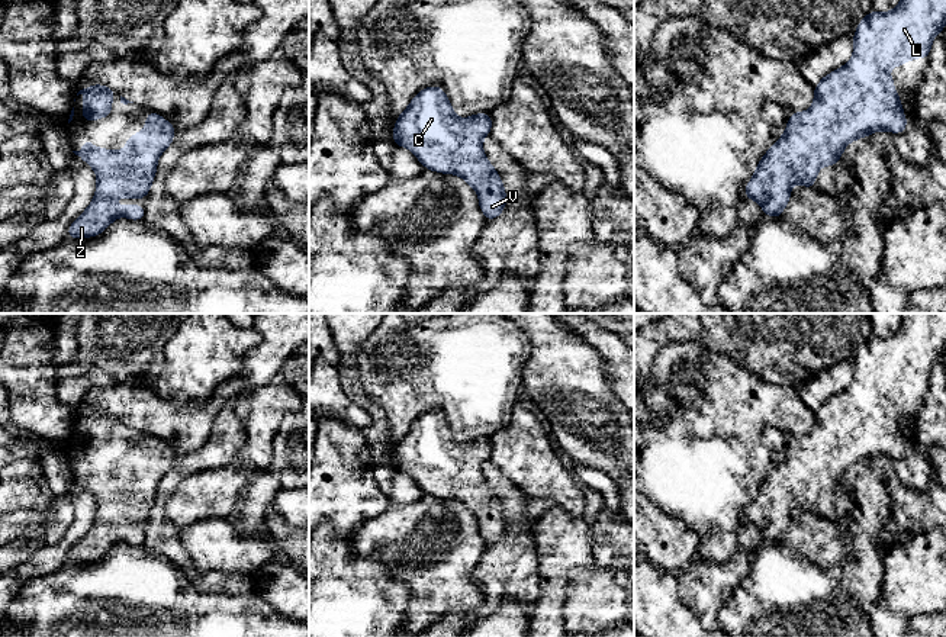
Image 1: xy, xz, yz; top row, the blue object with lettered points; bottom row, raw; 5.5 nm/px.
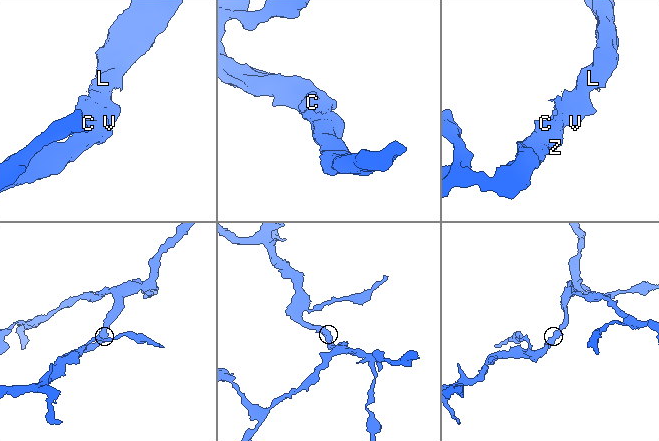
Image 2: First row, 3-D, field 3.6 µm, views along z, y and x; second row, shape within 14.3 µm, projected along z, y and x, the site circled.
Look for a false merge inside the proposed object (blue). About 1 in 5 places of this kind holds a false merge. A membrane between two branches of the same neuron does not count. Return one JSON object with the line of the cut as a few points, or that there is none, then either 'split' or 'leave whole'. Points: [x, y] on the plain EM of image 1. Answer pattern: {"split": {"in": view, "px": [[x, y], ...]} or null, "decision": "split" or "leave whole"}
{"split": null, "decision": "leave whole"}

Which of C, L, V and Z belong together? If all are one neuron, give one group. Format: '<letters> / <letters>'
C L V Z

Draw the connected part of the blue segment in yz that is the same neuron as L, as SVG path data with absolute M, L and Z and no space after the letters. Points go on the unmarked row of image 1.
M902 313L895 334L866 340L853 361L853 383L821 402L808 437L792 435L785 459L762 482L747 508L746 524L753 524L766 541L781 543L791 524L791 512L804 509L813 515L818 495L836 492L847 469L876 456L902 459L907 443L888 393L901 392L914 383L929 383L933 364L945 351L946 313Z

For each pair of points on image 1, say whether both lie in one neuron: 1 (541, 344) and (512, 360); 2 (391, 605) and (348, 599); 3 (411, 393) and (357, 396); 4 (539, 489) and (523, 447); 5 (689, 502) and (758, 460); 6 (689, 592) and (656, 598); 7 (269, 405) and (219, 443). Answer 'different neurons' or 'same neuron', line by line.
1: different neurons
2: same neuron
3: different neurons
4: same neuron
5: same neuron
6: different neurons
7: different neurons

